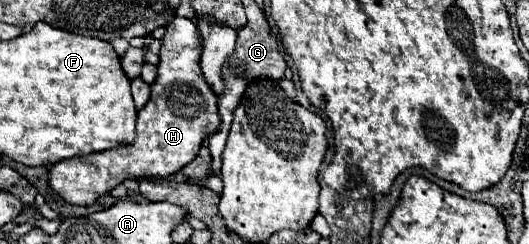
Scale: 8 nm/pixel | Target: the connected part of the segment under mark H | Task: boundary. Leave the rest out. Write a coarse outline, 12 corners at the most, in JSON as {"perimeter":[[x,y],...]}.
{"perimeter":[[174,18],[128,146],[50,166],[90,206],[126,178],[166,178],[220,130],[200,32]]}

